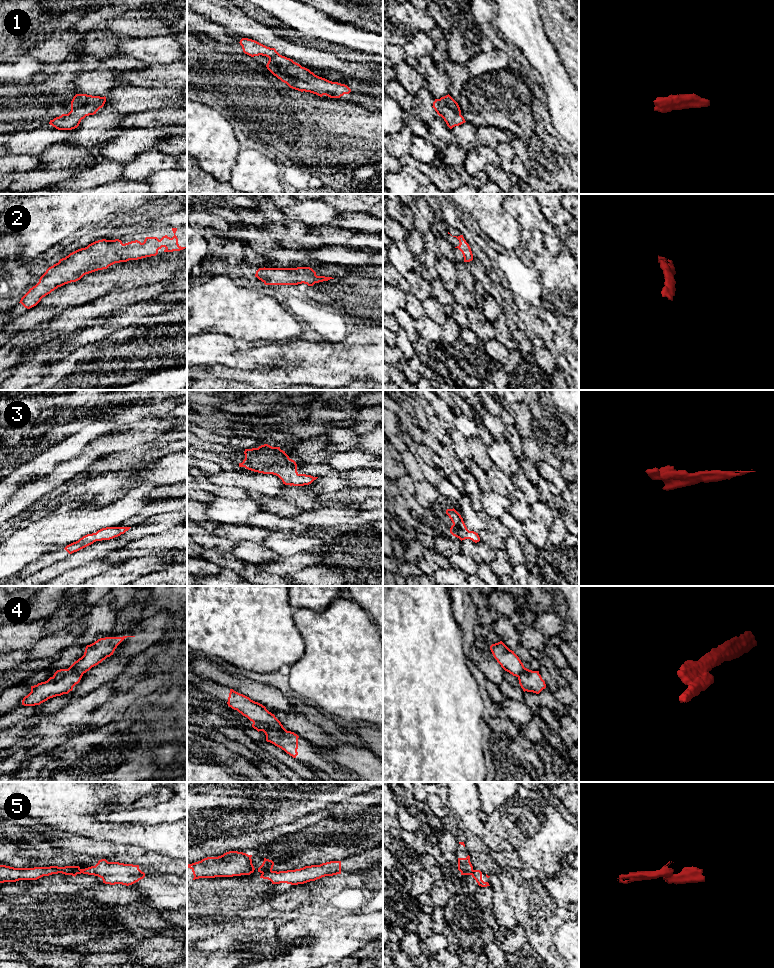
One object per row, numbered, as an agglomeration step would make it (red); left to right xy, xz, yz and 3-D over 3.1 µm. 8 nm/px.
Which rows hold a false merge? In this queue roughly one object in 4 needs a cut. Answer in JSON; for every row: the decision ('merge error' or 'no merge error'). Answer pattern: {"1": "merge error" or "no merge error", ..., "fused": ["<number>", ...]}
{"1": "no merge error", "2": "no merge error", "3": "no merge error", "4": "merge error", "5": "merge error", "fused": ["4", "5"]}

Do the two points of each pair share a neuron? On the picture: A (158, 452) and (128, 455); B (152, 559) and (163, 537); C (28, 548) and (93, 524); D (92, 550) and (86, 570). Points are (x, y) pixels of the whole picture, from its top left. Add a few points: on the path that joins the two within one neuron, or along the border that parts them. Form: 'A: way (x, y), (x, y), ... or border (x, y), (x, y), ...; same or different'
A: way (151, 455), (135, 455); same
B: border (175, 549), (167, 549), (161, 552), (155, 551); different
C: way (44, 535), (52, 533), (65, 525), (77, 524); same
D: border (106, 556), (66, 571); different

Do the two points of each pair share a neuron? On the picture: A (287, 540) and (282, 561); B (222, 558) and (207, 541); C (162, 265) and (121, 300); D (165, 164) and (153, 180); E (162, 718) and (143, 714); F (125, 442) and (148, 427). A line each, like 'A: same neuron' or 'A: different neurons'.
A: different neurons
B: different neurons
C: different neurons
D: different neurons
E: different neurons
F: same neuron

